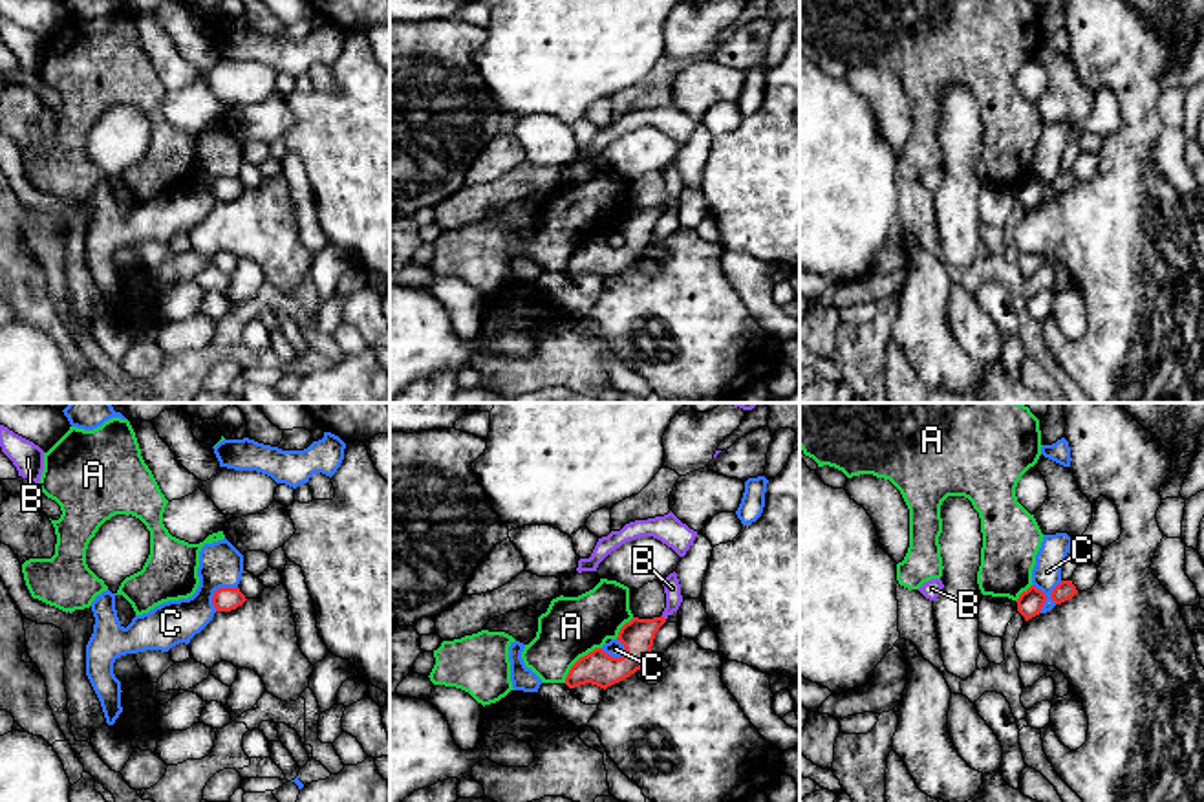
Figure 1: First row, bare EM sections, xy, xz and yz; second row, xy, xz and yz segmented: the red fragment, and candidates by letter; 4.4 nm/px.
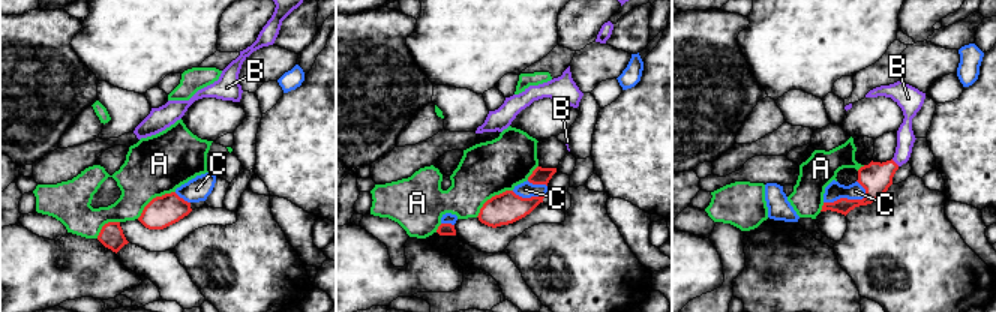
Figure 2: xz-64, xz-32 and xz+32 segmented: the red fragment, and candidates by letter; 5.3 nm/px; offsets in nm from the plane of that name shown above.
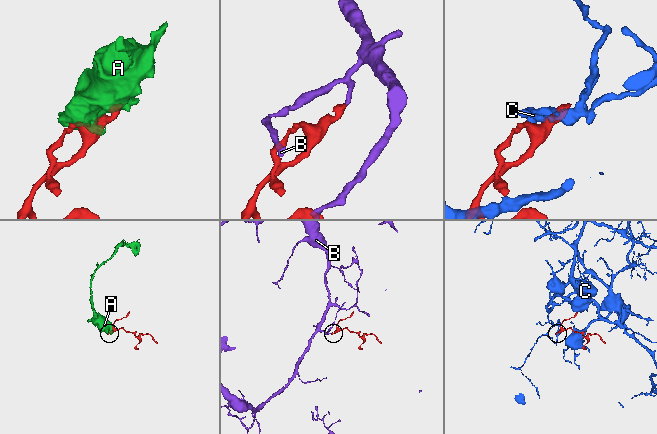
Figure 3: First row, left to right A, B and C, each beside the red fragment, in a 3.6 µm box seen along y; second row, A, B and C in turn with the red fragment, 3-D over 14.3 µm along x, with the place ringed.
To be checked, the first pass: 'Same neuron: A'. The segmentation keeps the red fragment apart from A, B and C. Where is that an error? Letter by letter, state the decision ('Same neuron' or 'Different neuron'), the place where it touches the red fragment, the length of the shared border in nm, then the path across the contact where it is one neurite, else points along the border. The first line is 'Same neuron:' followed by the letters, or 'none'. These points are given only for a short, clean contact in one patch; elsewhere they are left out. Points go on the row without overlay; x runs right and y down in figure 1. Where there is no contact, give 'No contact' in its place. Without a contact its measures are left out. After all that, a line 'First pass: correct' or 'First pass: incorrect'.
Same neuron: B
A: Different neuron. Touches red at xz (579, 249). Shared border 220 nm
B: Same neuron. Touches red at xz (663, 207). Shared border 30 nm. Path across: xz (637, 226), (663, 207), (672, 195), (672, 178)
C: Different neuron. Touches red at yz (1051, 187). Shared border 180 nm
First pass: incorrect

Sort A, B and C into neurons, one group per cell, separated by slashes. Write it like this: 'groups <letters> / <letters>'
groups A / B / C

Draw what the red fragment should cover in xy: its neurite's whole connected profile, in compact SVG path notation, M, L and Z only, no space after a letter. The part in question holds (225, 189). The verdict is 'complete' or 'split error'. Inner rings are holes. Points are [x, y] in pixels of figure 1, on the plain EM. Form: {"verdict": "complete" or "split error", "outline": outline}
{"verdict": "complete", "outline": "M220 178L214 181L212 194L216 201L231 201L245 192L245 185L240 178Z"}

